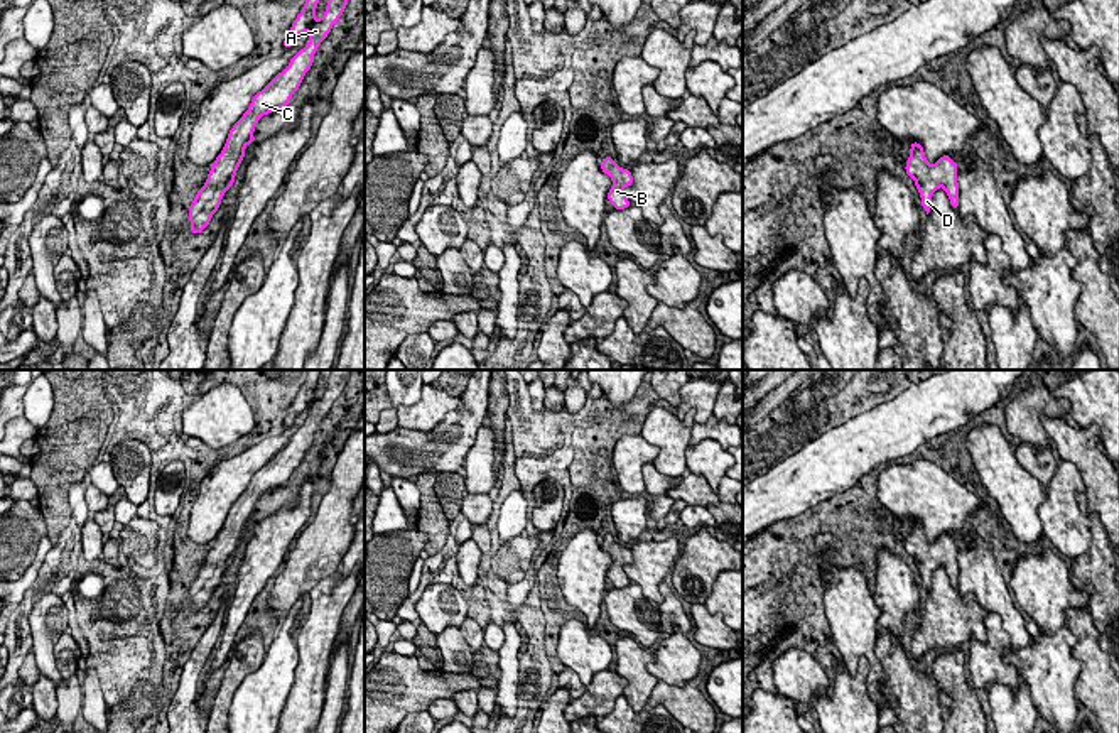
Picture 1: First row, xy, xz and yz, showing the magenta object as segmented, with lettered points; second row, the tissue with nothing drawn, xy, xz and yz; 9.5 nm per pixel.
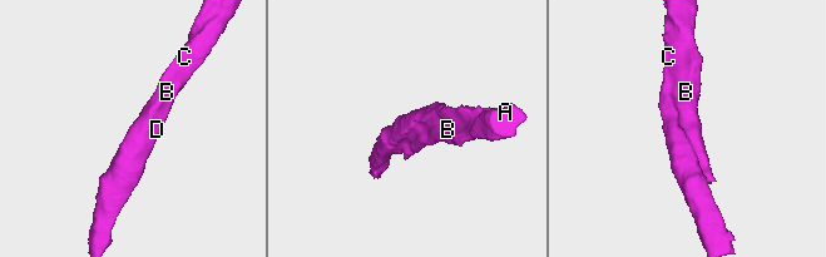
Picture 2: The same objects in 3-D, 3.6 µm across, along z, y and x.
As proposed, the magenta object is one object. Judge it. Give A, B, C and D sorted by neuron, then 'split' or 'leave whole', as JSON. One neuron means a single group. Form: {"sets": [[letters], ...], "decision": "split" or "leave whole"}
{"sets": [["A", "B", "C", "D"]], "decision": "leave whole"}

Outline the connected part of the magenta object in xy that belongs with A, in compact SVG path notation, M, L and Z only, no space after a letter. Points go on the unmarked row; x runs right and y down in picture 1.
M309 370L307 378L290 404L284 419L284 427L294 424L295 417L307 410L309 421L278 451L262 470L258 470L243 495L233 503L228 512L221 532L216 535L204 564L197 569L189 584L191 611L201 611L211 600L213 593L221 584L224 571L233 564L236 549L245 535L245 527L253 522L255 505L263 493L290 483L292 473L299 468L305 451L312 446L314 432L319 422L327 415L332 404L343 394L353 370L331 370L326 392L316 397L316 387L321 370Z

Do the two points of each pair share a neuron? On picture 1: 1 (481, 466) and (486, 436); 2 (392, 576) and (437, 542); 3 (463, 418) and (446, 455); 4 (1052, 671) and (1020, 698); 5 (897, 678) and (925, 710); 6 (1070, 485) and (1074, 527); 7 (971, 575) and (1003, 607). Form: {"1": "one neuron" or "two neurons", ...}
{"1": "one neuron", "2": "two neurons", "3": "one neuron", "4": "two neurons", "5": "one neuron", "6": "one neuron", "7": "one neuron"}

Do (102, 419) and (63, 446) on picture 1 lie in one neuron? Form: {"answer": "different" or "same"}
{"answer": "same"}

